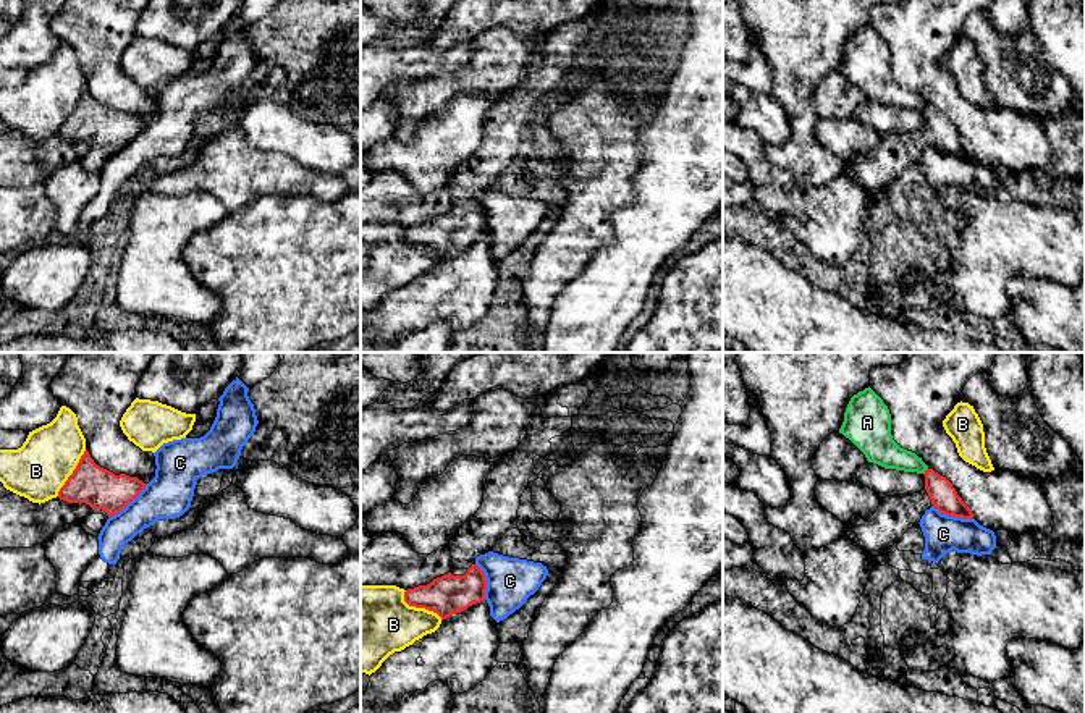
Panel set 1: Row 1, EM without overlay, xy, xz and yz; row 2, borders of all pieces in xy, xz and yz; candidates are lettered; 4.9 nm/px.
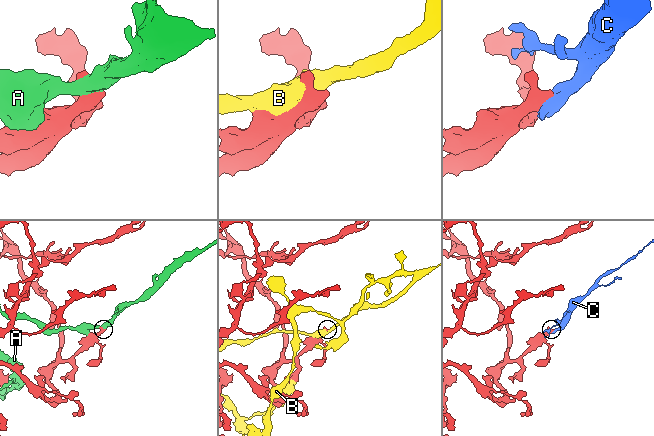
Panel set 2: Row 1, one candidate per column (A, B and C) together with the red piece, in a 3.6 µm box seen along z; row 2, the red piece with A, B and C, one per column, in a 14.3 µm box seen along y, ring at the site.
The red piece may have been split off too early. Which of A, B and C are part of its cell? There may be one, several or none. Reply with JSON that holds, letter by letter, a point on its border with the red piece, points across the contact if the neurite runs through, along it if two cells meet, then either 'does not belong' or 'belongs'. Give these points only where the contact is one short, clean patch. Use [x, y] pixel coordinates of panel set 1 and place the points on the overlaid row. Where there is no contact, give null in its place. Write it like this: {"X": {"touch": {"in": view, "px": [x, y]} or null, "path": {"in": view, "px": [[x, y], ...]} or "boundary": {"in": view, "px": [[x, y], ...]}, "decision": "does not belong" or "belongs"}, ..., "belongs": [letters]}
{"A": {"touch": {"in": "yz", "px": [925, 471]}, "decision": "does not belong"}, "B": {"touch": {"in": "xz", "px": [419, 607]}, "decision": "does not belong"}, "C": {"touch": {"in": "xy", "px": [128, 502]}, "boundary": {"in": "xy", "px": [[147, 484], [109, 518]]}, "decision": "does not belong"}, "belongs": []}

